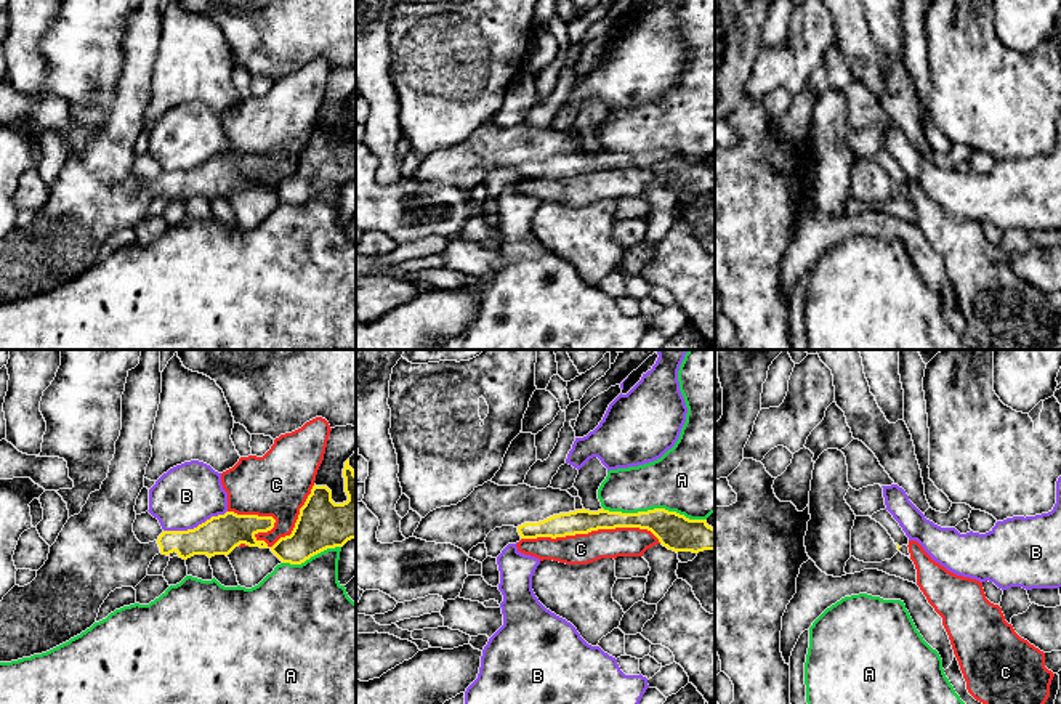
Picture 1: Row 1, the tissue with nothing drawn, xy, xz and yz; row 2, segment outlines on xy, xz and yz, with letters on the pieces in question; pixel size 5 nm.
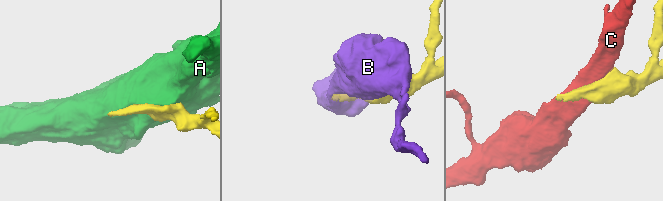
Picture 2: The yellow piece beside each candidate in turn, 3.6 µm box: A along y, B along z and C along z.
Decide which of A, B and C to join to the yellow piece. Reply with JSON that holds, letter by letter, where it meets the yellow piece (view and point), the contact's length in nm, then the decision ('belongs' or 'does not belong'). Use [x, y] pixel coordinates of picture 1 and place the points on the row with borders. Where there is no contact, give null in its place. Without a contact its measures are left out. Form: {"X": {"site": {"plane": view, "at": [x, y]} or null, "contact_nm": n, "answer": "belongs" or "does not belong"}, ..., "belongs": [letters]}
{"A": {"site": {"plane": "xz", "at": [654, 509]}, "contact_nm": 500, "answer": "does not belong"}, "B": {"site": {"plane": "xy", "at": [194, 528]}, "contact_nm": 340, "answer": "does not belong"}, "C": {"site": {"plane": "xy", "at": [262, 541]}, "contact_nm": 460, "answer": "does not belong"}, "belongs": []}

